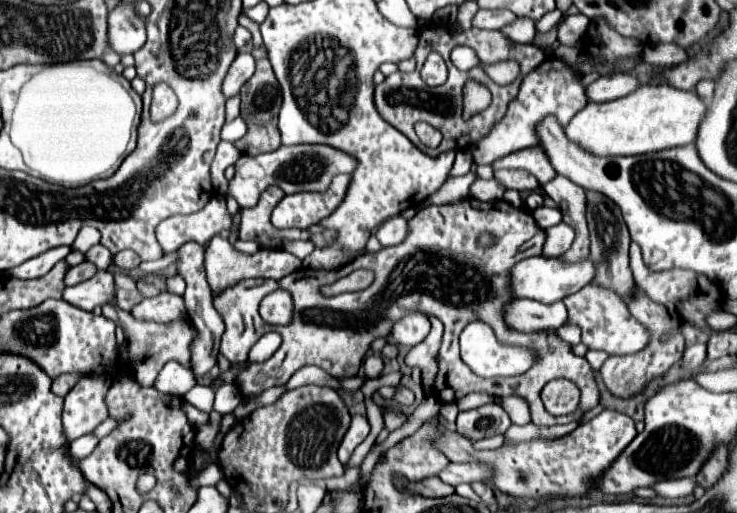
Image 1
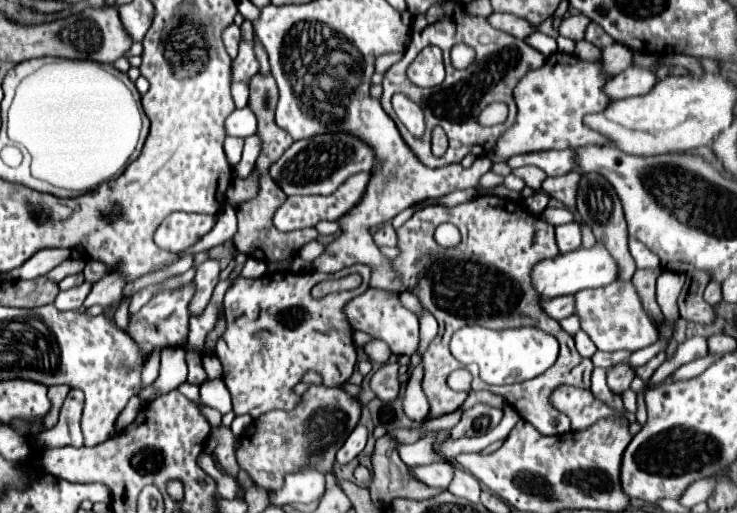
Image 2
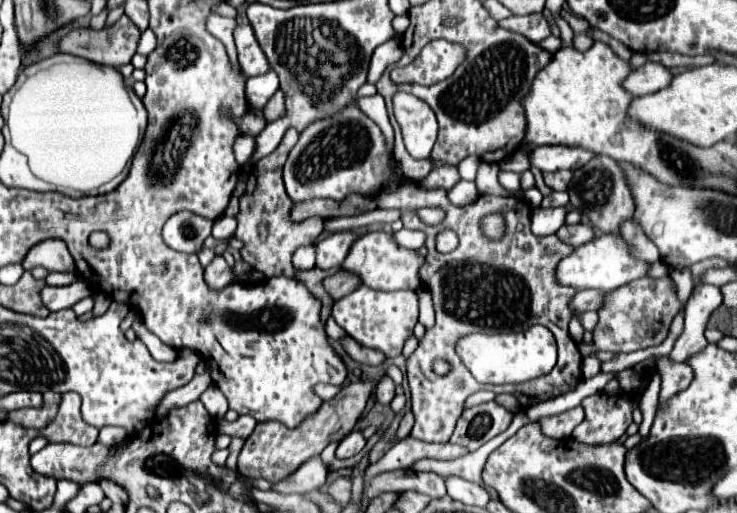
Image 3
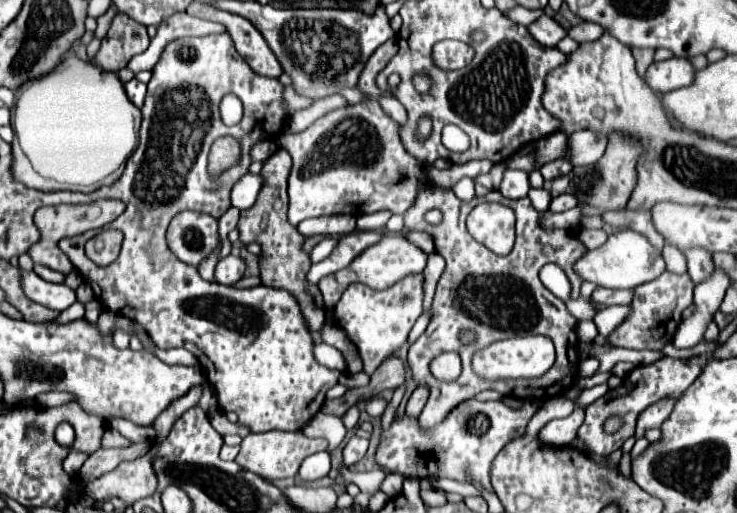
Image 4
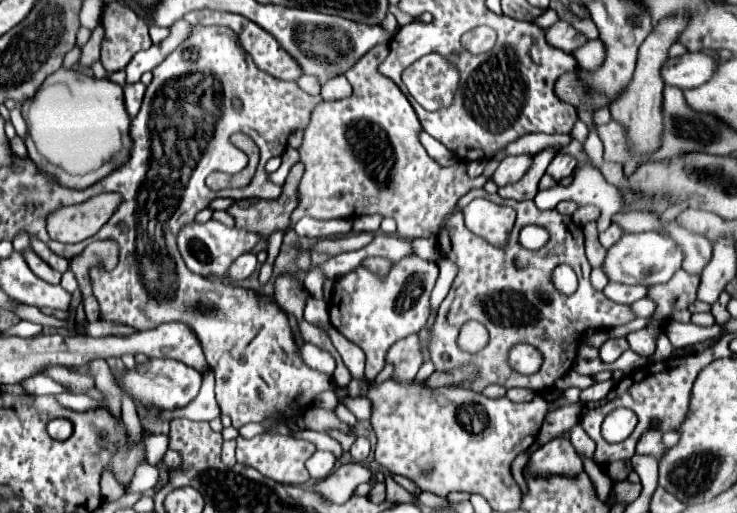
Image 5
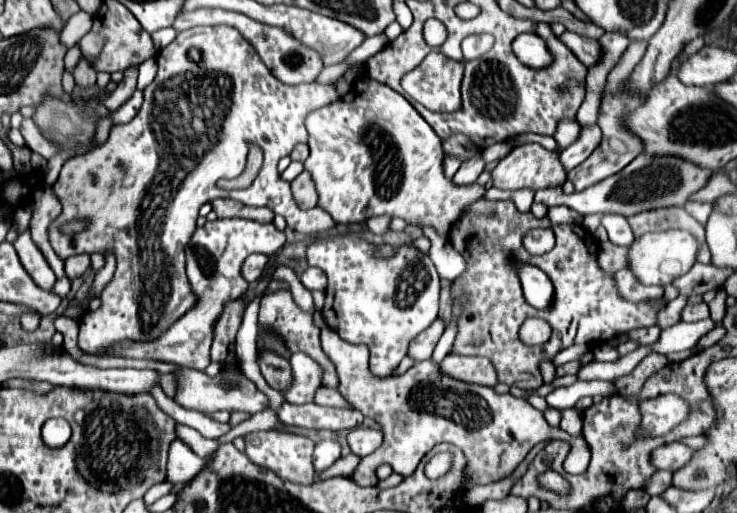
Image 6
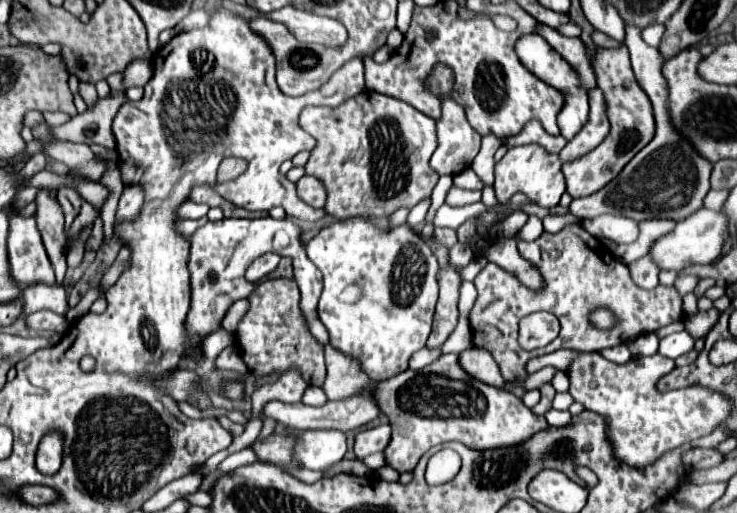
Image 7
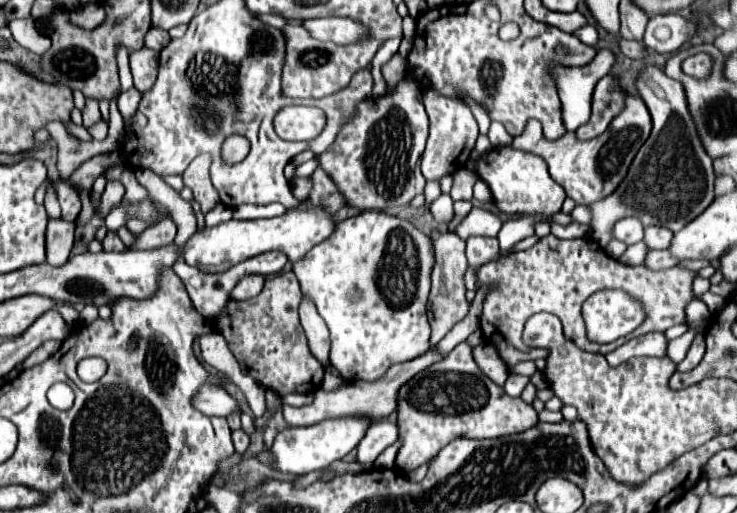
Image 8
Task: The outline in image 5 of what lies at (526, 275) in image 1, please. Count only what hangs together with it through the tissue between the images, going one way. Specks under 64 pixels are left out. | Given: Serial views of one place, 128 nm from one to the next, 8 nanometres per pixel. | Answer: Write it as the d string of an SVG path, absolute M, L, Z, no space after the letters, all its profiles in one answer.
M640 232L640 234L624 234L620 242L606 252L602 268L612 282L654 286L668 282L676 274L676 270L682 268L682 260L684 252L680 250L680 246L676 246L676 242L672 242L670 236L660 232Z

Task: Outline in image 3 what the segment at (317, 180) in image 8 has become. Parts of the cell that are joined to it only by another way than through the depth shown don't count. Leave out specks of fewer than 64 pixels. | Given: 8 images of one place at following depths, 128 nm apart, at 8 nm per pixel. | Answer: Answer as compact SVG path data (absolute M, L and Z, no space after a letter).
M284 134L280 146L260 158L254 166L252 172L248 176L248 188L246 194L240 198L240 214L236 216L238 220L238 228L236 228L236 238L242 240L246 246L242 248L242 258L258 272L262 272L266 278L272 276L286 276L286 278L296 278L298 282L302 282L308 292L322 302L322 324L326 322L326 318L330 316L330 308L334 304L334 300L328 296L328 292L322 286L322 280L328 276L324 274L324 270L314 268L314 270L296 270L292 264L292 256L300 246L312 246L318 238L318 234L324 230L324 220L315 216L306 219L300 224L292 222L290 218L290 210L294 206L294 202L288 198L286 190L284 190L284 180L282 180L282 166L288 158L288 152L292 150L292 146L298 142L298 134Z

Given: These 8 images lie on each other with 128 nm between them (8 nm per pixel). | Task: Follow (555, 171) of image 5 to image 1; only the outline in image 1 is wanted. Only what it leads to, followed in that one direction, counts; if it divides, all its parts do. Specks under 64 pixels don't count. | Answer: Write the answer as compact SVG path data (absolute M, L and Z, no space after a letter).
M556 176L542 188L562 210L562 222L570 224L576 232L576 240L574 240L572 248L566 254L562 254L562 258L566 262L576 262L578 258L588 256L590 254L590 236L588 236L588 226L586 226L584 188L576 186L572 180L568 180L564 176Z

